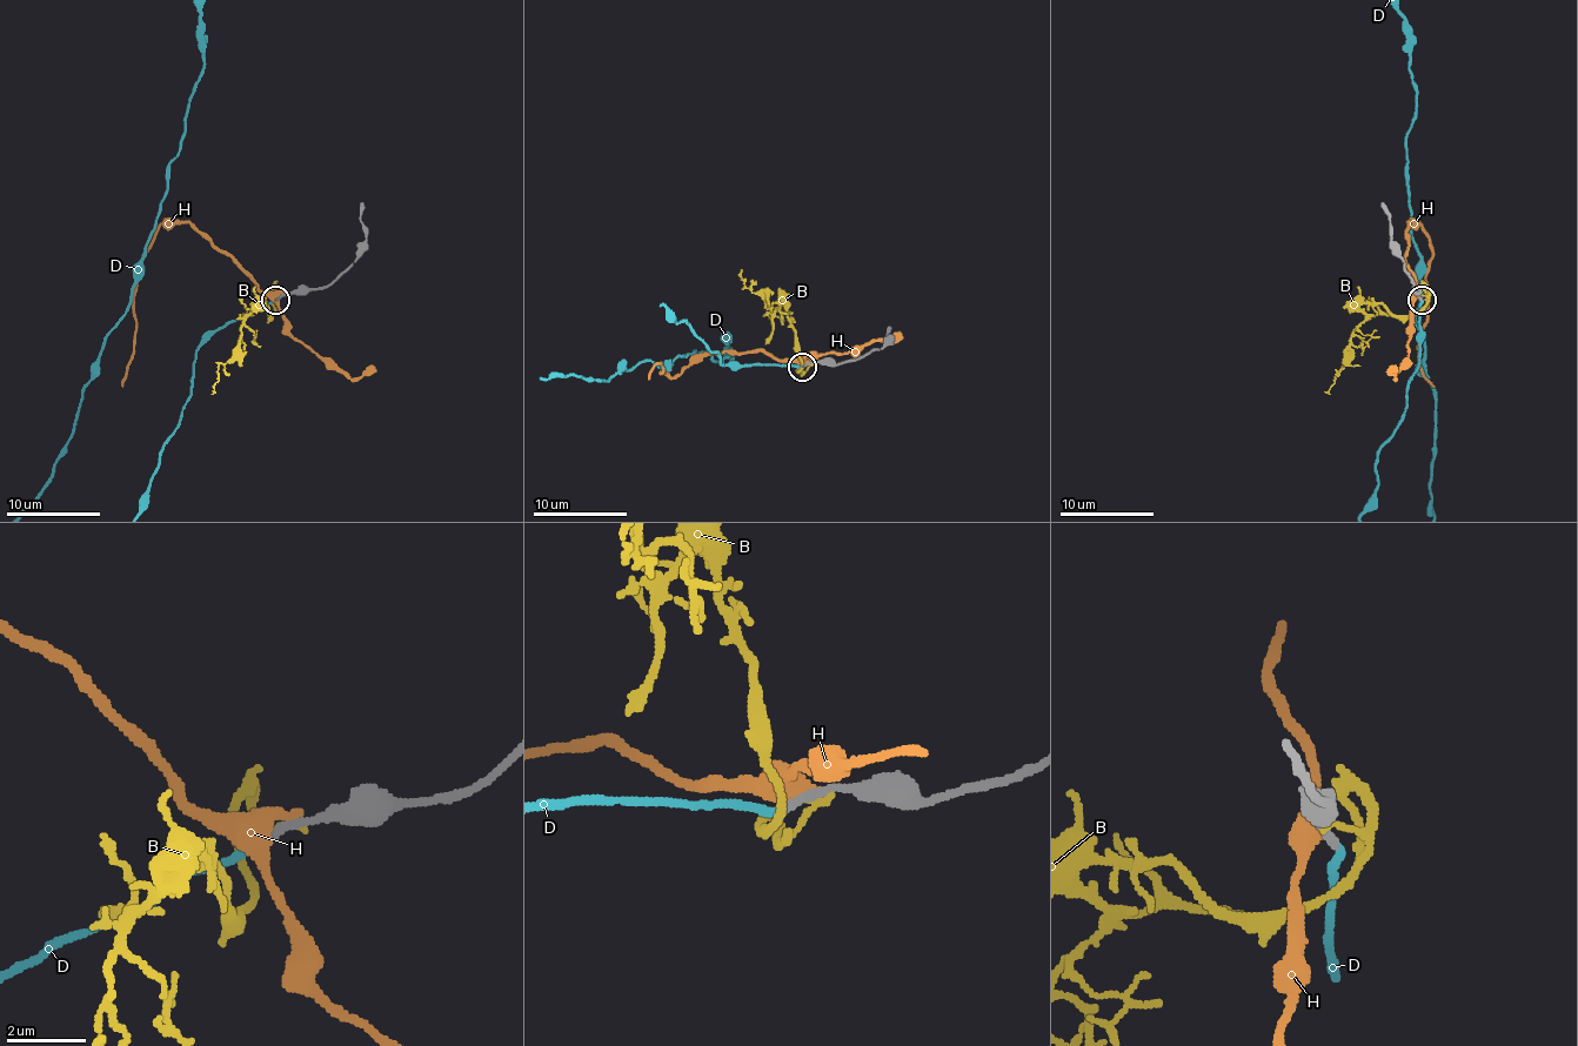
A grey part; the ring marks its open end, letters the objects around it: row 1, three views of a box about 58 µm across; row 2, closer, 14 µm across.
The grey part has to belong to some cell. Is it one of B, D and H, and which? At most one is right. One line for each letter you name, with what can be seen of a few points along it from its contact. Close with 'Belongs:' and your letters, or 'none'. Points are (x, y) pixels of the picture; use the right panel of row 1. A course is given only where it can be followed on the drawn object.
Belongs: D

